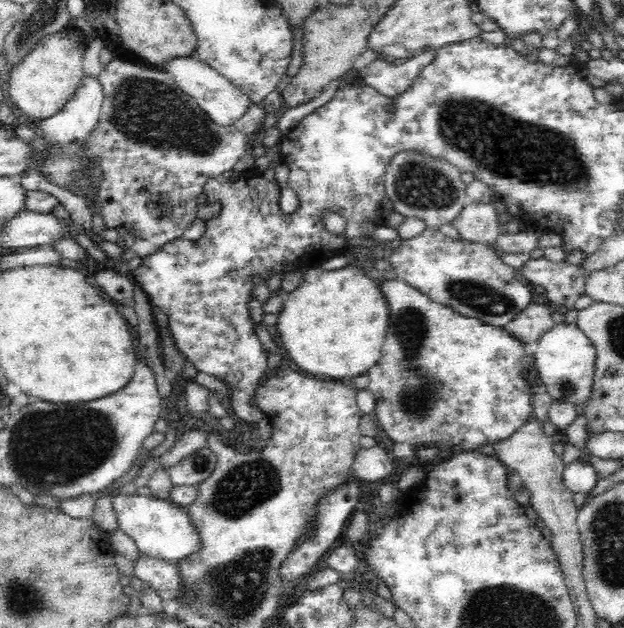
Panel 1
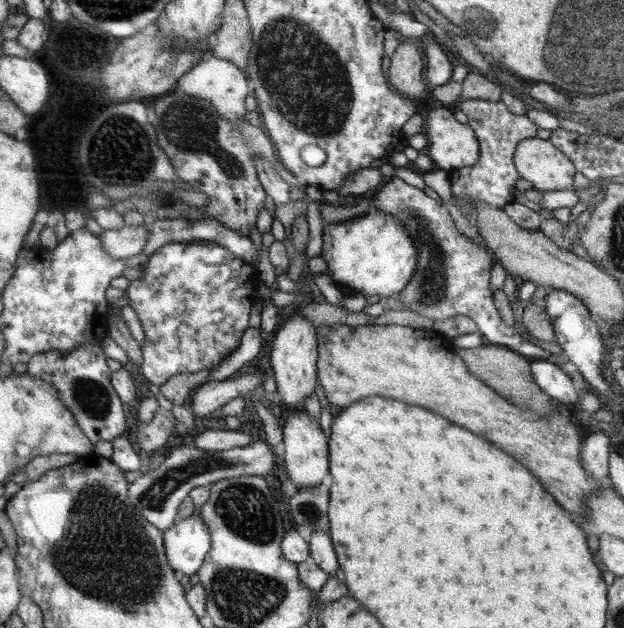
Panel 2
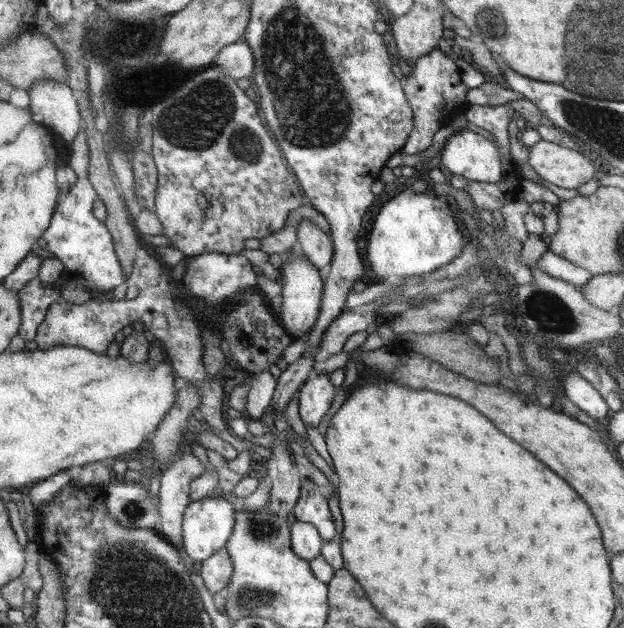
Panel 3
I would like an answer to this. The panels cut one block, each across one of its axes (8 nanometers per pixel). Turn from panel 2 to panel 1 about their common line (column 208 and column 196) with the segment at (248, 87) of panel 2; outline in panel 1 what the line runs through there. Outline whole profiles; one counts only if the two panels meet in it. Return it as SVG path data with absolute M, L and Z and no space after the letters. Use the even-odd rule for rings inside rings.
M196 54L190 57L178 57L168 62L164 70L174 76L178 86L188 96L196 99L198 106L208 116L210 121L220 126L233 126L248 110L251 100L239 88L236 88L225 76L217 70L200 61Z

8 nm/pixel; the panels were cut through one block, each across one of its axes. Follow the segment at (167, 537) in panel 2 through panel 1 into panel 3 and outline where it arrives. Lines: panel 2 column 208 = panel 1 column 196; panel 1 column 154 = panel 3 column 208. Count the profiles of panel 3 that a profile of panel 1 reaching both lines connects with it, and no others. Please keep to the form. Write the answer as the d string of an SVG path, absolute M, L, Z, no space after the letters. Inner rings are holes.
M210 496L188 504L182 521L182 547L192 560L202 562L225 548L236 521L237 507L233 505L233 502L233 499L228 496Z

